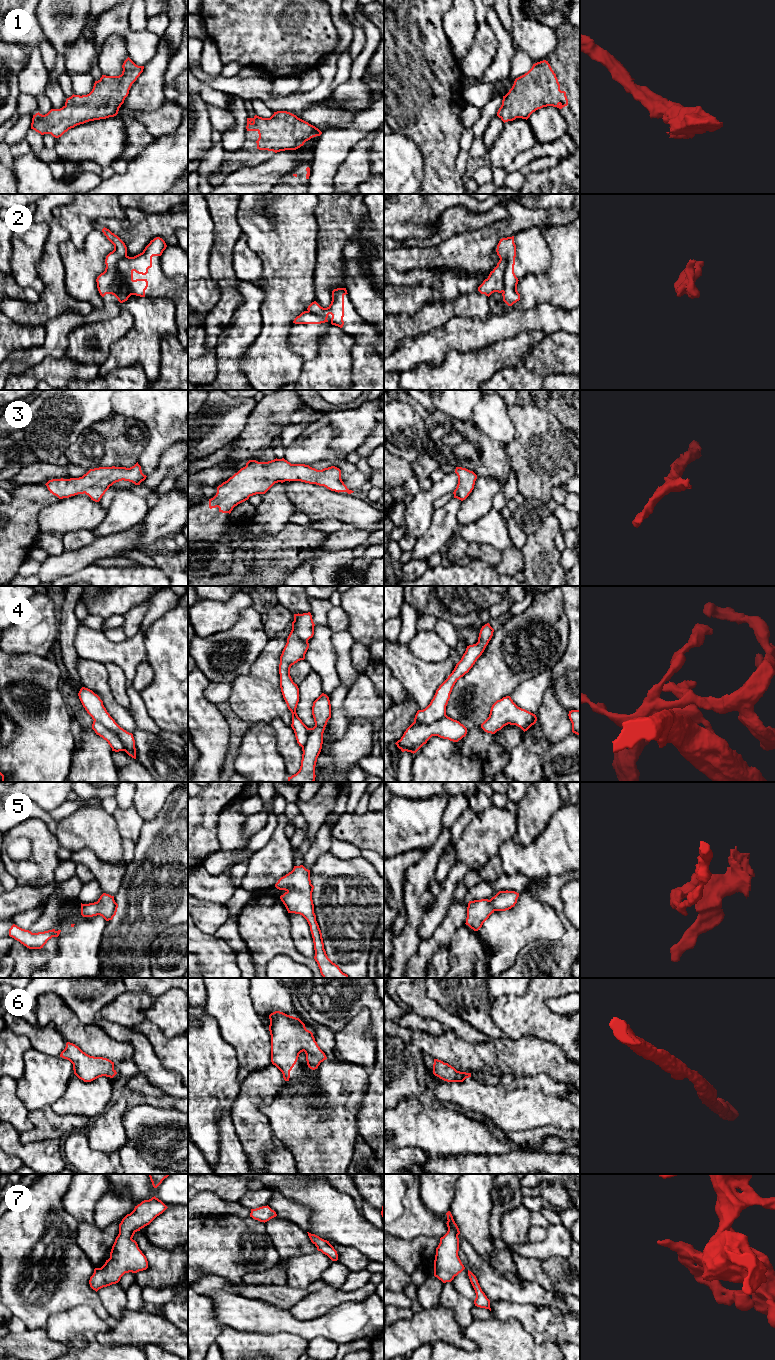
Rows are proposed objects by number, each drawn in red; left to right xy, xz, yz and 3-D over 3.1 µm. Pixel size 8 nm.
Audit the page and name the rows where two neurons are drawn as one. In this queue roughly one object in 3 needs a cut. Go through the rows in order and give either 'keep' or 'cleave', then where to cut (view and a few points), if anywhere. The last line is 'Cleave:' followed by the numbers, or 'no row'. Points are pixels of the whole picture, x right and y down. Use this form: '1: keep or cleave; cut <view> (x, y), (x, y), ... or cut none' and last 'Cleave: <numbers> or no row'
1: keep; cut none
2: cleave; cut xy (126, 255), (117, 268), (130, 295)
3: keep; cut none
4: keep; cut none
5: keep; cut none
6: keep; cut none
7: keep; cut none
Cleave: 2

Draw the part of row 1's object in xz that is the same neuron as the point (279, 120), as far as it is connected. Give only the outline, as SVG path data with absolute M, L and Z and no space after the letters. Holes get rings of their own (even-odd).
M277 111L270 118L255 115L247 118L247 131L257 131L257 149L275 153L296 150L322 132L315 126L287 111Z

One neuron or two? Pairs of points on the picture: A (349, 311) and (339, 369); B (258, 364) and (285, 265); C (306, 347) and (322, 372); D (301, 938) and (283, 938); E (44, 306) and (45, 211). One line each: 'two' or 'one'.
A: two
B: one
C: two
D: two
E: one

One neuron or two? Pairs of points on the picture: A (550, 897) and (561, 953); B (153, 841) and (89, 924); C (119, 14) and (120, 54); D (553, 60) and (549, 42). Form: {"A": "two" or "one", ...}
{"A": "one", "B": "two", "C": "two", "D": "two"}

